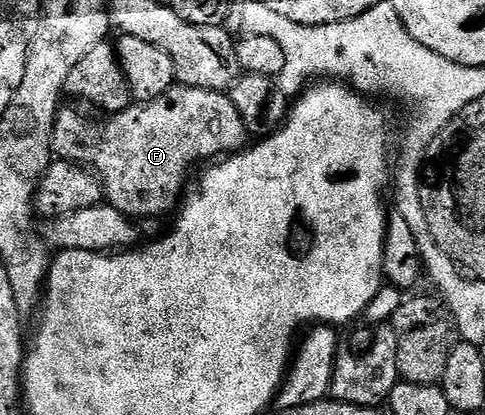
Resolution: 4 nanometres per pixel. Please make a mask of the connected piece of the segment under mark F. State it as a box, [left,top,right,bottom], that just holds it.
[49,83,251,219]

